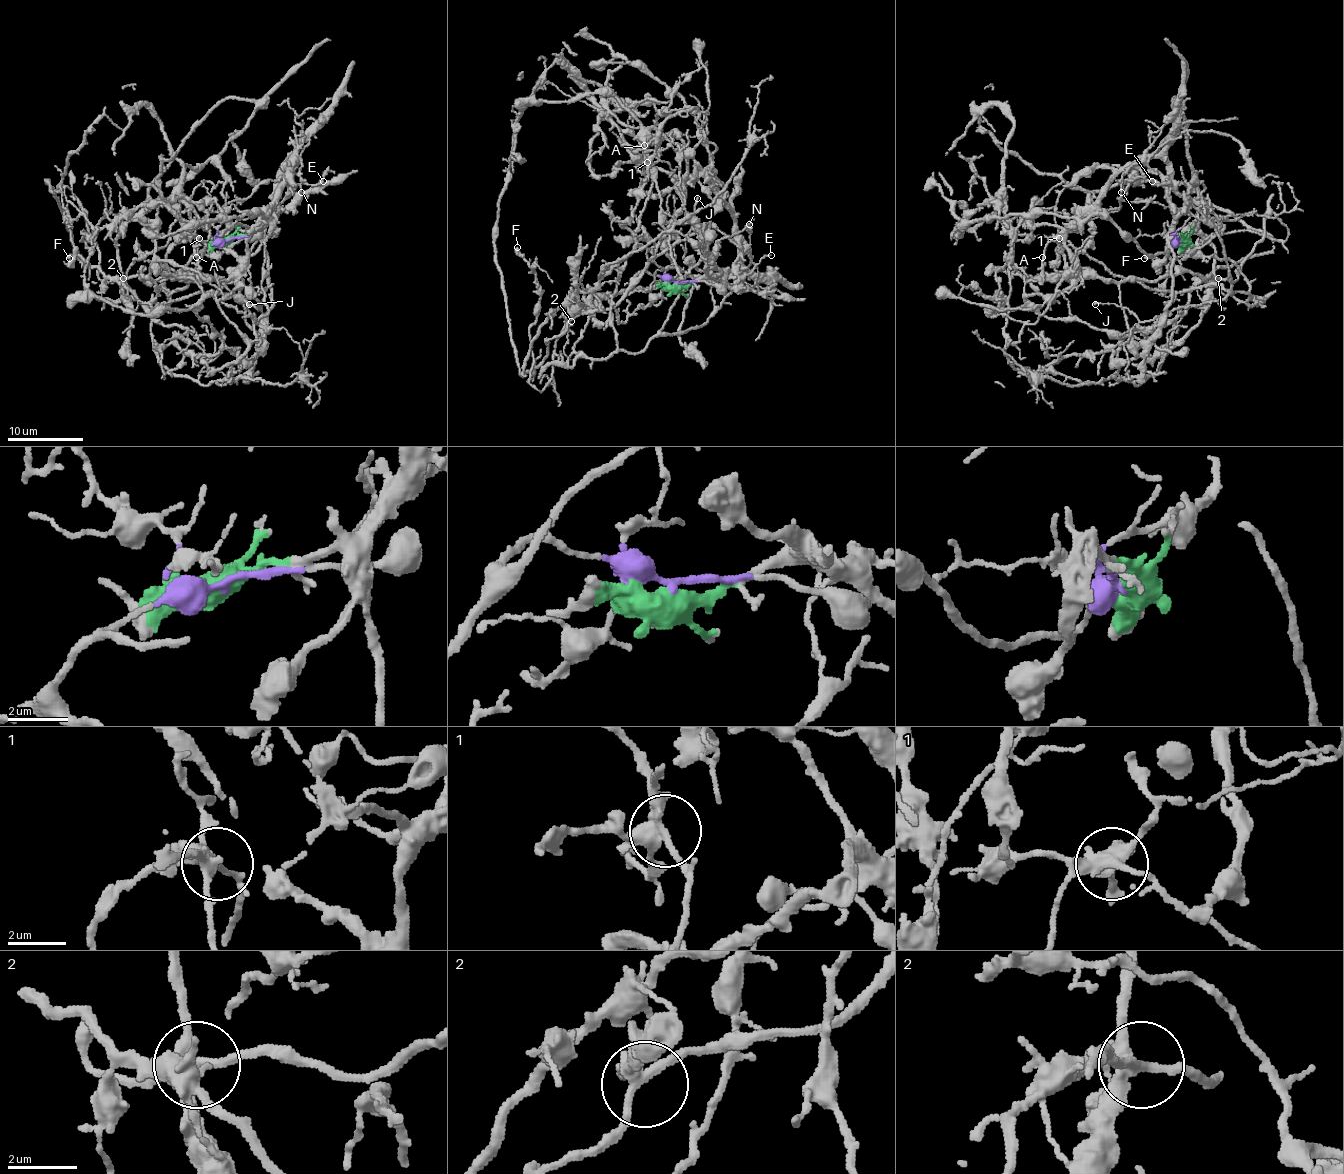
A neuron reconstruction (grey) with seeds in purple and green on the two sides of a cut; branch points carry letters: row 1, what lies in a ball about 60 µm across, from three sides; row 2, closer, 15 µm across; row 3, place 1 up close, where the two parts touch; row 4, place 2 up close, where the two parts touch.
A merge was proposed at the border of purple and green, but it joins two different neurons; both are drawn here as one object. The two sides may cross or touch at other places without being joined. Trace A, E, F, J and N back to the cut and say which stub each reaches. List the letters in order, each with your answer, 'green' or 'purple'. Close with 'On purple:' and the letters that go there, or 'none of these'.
A: purple
E: purple
F: purple
J: purple
N: purple
On purple: A, E, F, J, N

